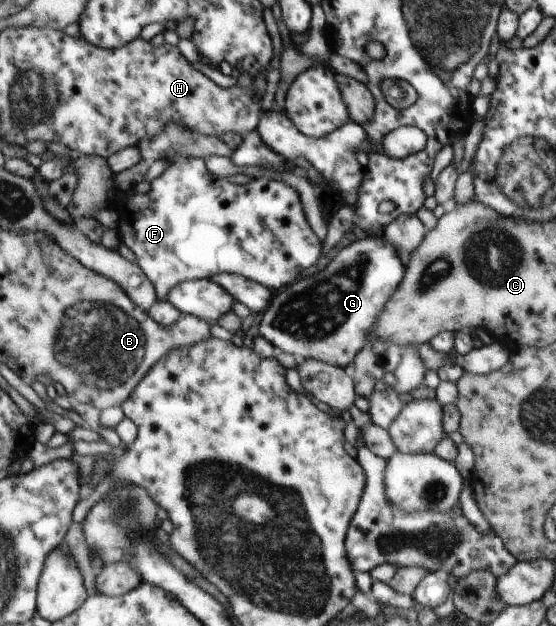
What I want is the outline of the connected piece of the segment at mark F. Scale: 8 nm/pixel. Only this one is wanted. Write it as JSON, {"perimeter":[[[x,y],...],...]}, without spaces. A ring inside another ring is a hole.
{"perimeter":[[[177,157],[149,185],[146,195],[125,203],[127,219],[118,222],[116,231],[120,242],[134,253],[158,301],[166,301],[169,291],[181,282],[212,278],[216,273],[243,276],[275,293],[318,260],[320,240],[304,218],[296,190],[292,192],[283,182],[256,178],[243,185],[231,184],[226,177],[212,176],[200,157]]]}

